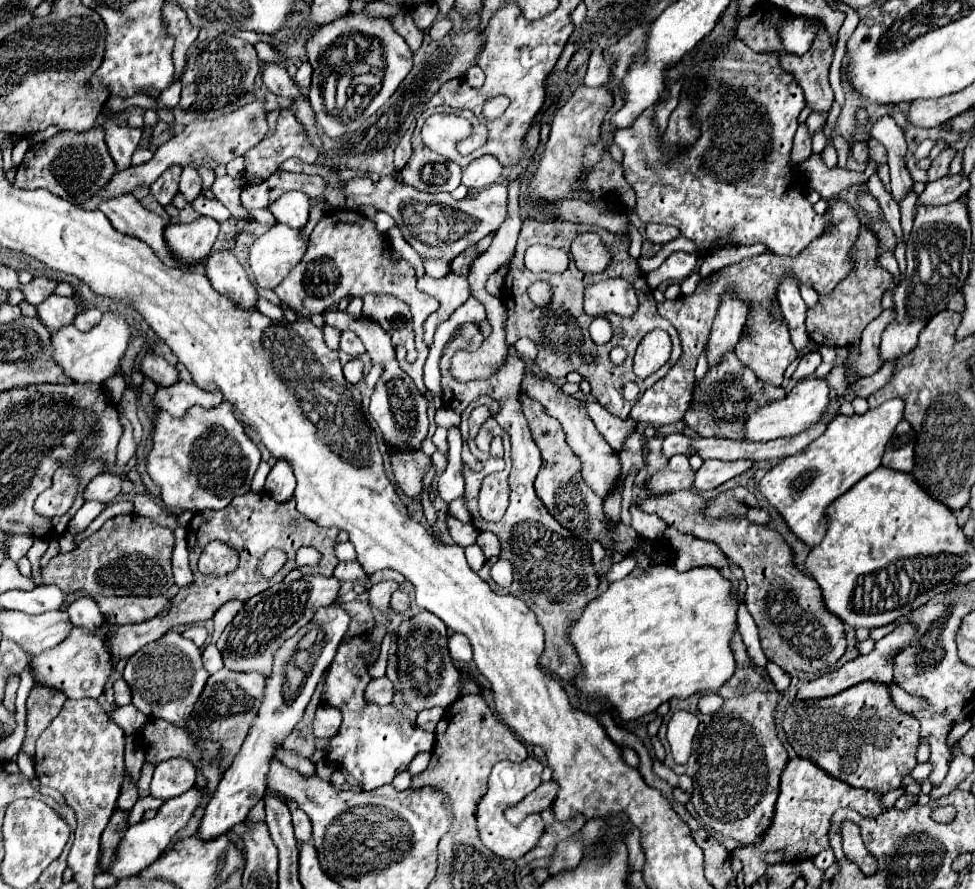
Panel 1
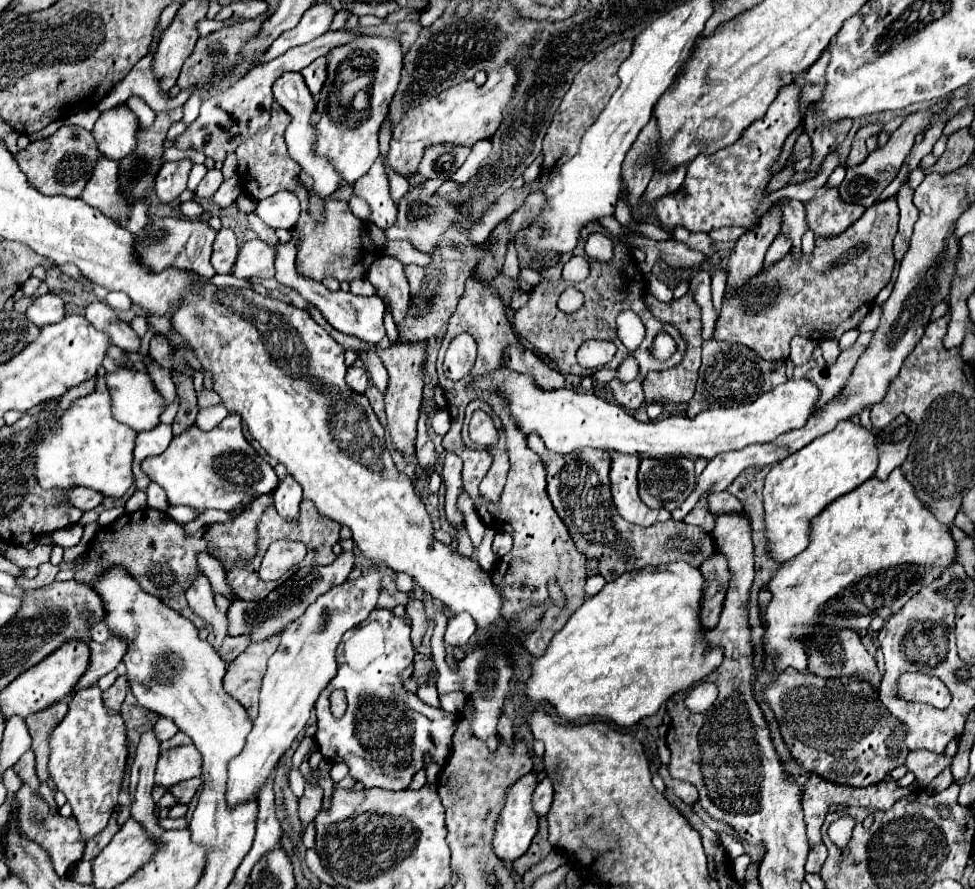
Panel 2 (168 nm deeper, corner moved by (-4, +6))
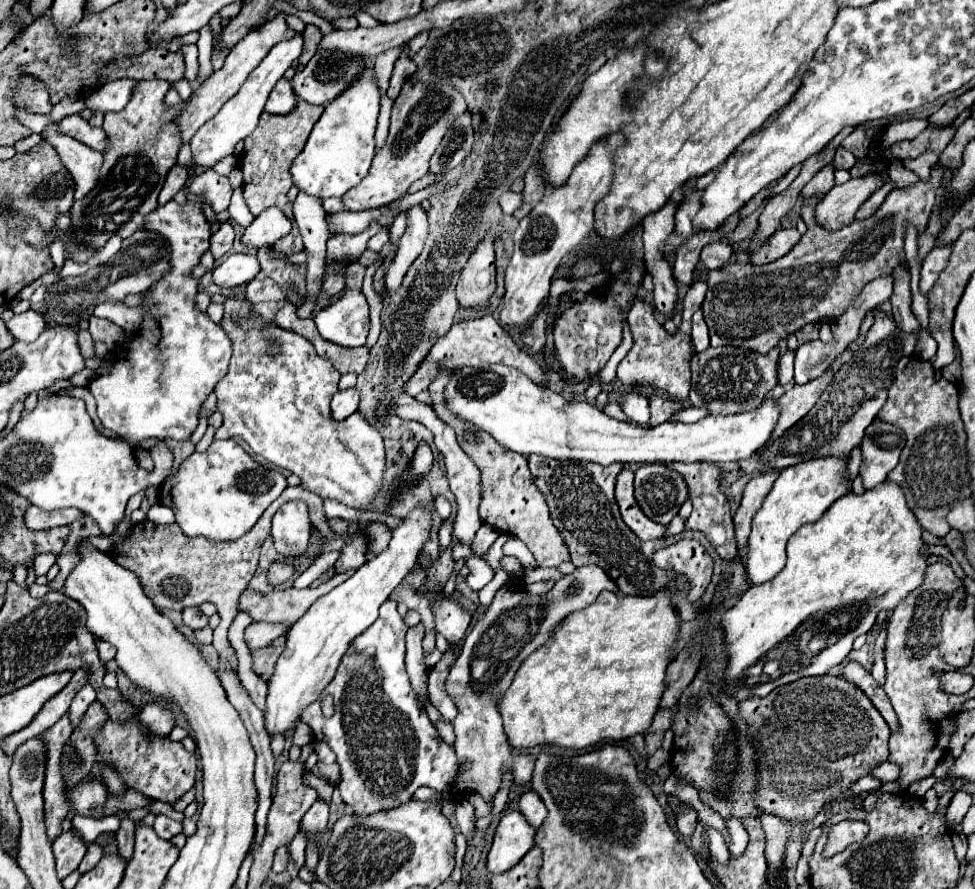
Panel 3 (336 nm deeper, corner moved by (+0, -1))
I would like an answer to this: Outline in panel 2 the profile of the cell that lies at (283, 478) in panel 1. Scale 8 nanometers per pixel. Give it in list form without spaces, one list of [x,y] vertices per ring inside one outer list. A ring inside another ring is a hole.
[[[288,475],[284,481],[280,481],[278,489],[274,491],[274,507],[286,521],[298,521],[300,515],[300,503],[302,503],[302,489],[294,481],[292,475]]]

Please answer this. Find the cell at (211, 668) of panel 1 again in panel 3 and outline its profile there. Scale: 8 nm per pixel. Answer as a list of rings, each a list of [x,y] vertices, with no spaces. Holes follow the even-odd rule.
[[[252,622],[246,628],[246,644],[250,650],[266,648],[272,644],[280,634],[284,634],[282,624],[268,624],[268,622]]]

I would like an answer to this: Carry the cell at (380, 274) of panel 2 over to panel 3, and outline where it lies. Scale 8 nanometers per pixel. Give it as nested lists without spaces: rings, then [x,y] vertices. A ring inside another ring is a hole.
[[[414,206],[408,210],[408,226],[404,236],[400,238],[396,256],[392,258],[388,272],[386,272],[386,288],[388,292],[396,292],[402,286],[402,280],[408,272],[408,268],[412,266],[412,262],[420,256],[424,242],[428,236],[428,218],[426,212],[422,210],[422,206]]]

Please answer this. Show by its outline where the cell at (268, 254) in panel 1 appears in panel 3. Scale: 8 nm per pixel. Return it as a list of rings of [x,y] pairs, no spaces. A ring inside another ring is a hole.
[[[234,252],[222,260],[212,272],[214,284],[220,288],[232,288],[238,284],[248,284],[260,274],[260,264],[254,254]]]

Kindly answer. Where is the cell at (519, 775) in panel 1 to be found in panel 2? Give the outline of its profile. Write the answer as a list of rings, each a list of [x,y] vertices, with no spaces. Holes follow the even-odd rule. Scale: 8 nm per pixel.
[[[528,773],[526,777],[518,779],[506,793],[506,803],[504,803],[504,809],[500,811],[500,817],[496,823],[496,833],[494,833],[494,853],[502,861],[516,861],[518,857],[522,857],[528,851],[528,847],[538,831],[538,815],[534,813],[532,803],[530,803],[530,795],[532,795],[534,787],[536,787],[536,775]]]

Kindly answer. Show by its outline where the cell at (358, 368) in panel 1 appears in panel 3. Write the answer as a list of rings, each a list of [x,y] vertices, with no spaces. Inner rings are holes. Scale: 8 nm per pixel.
[[[356,388],[338,390],[332,400],[332,418],[336,420],[348,418],[358,410],[358,404],[360,404],[360,392]]]

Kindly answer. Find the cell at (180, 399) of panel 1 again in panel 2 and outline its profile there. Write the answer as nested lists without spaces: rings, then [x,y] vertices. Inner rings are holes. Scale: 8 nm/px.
[[[224,405],[200,409],[200,411],[198,411],[198,417],[196,417],[196,427],[198,427],[200,431],[210,431],[210,429],[214,429],[226,415],[228,415],[228,411],[226,411]]]

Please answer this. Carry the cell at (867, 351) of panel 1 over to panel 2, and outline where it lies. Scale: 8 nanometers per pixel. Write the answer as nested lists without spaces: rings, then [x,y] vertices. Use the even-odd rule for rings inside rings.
[[[862,333],[852,347],[844,349],[838,355],[836,363],[824,365],[824,367],[814,367],[814,369],[810,369],[806,373],[806,379],[810,379],[820,389],[820,403],[816,403],[816,409],[824,407],[838,393],[840,385],[844,385],[848,381],[848,377],[850,377],[858,357],[860,357],[860,353],[870,343],[870,337],[872,337],[872,333]]]

